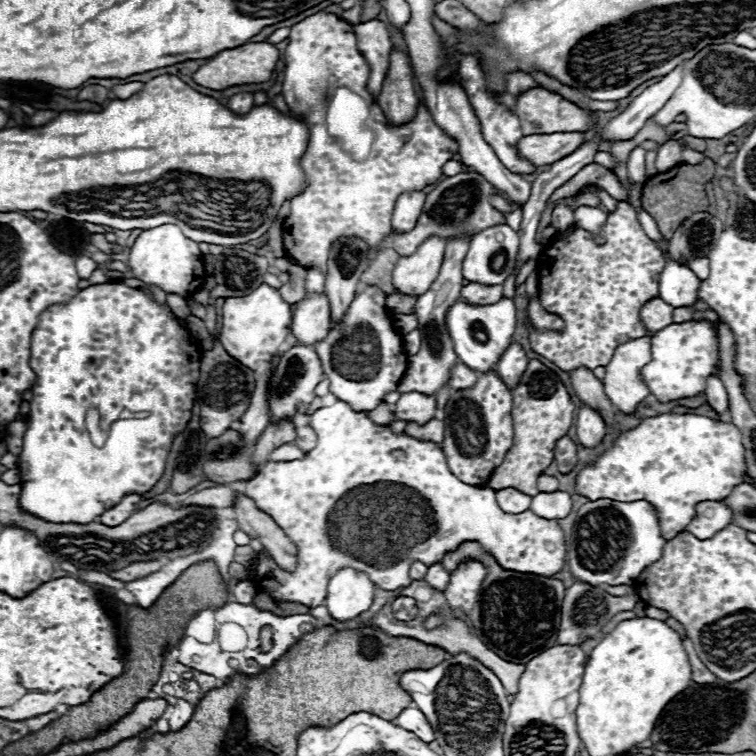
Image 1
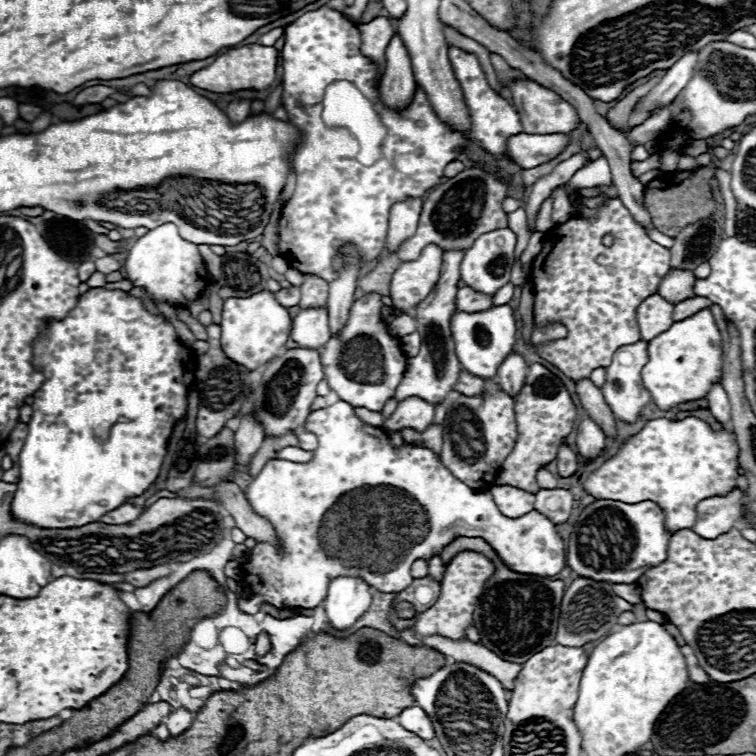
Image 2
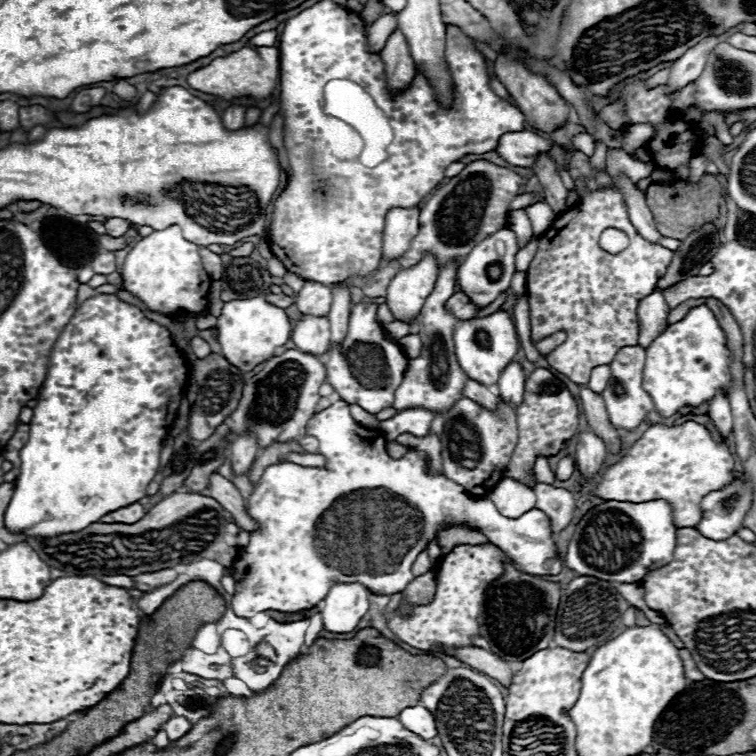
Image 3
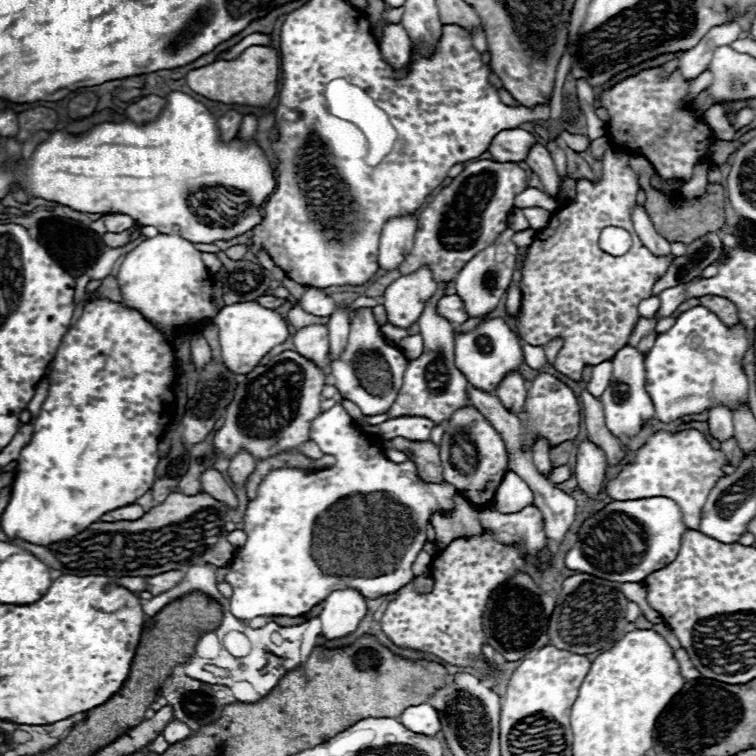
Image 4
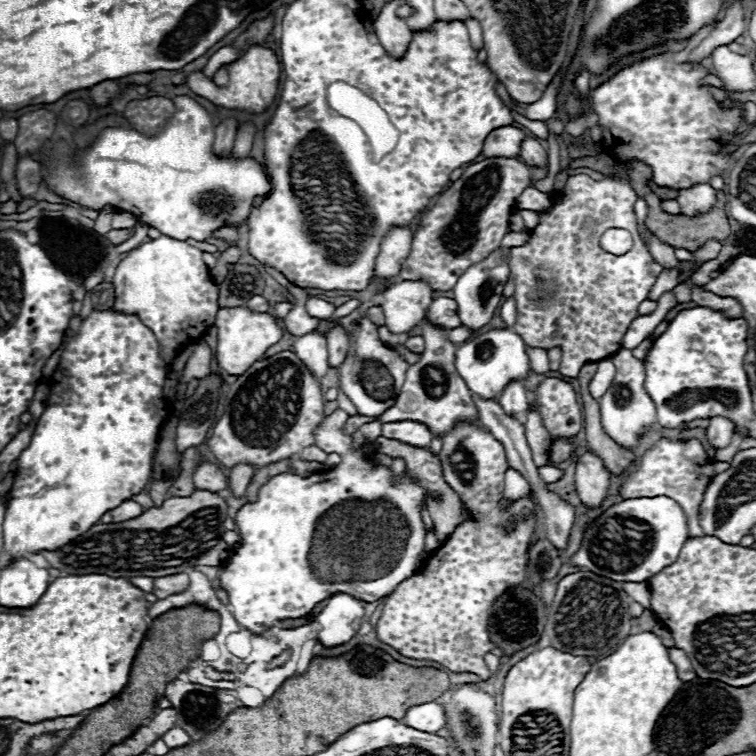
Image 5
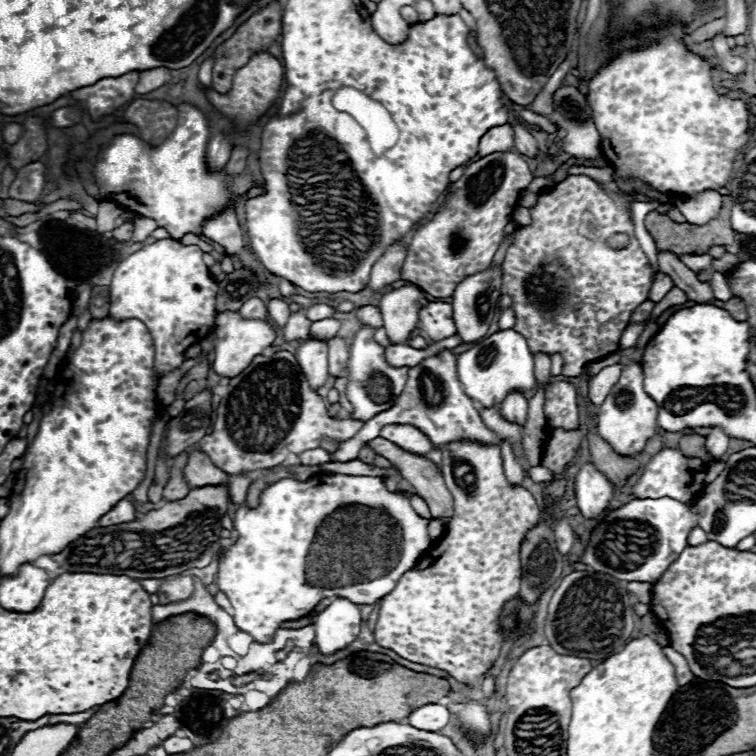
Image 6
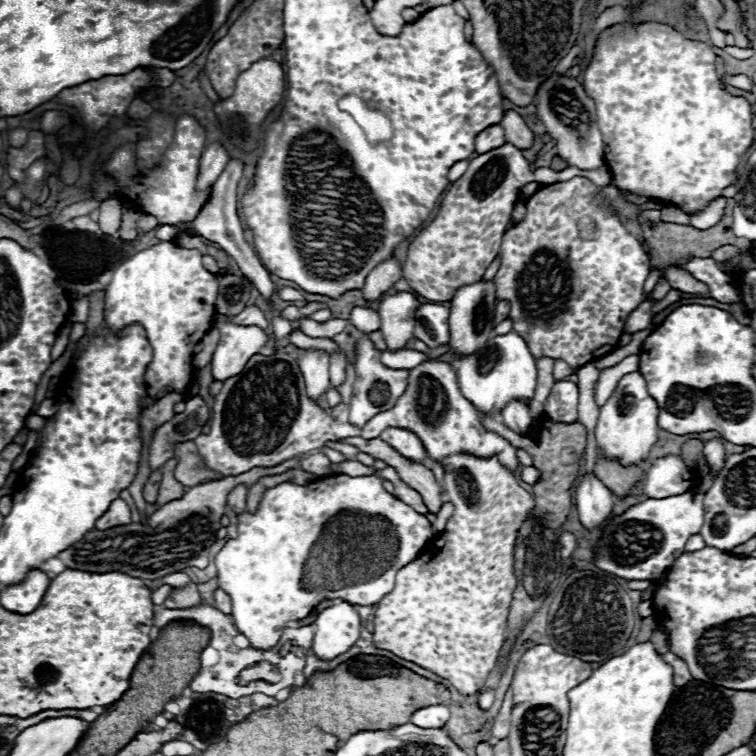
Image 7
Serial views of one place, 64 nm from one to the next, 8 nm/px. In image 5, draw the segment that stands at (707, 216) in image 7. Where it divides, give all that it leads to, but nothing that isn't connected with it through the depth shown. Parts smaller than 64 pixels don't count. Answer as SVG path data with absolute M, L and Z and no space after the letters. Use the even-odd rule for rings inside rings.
M696 184L692 188L678 192L678 204L684 214L698 214L702 210L710 210L714 206L714 188L710 184Z

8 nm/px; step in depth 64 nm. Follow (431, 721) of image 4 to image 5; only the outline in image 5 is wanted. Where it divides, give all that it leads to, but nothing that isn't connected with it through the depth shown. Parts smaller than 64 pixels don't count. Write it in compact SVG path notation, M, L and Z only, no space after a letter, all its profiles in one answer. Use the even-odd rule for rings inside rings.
M426 702L426 704L420 704L420 706L408 708L406 716L400 722L414 728L414 730L436 734L440 728L444 728L446 716L444 716L444 710L442 710L440 704Z

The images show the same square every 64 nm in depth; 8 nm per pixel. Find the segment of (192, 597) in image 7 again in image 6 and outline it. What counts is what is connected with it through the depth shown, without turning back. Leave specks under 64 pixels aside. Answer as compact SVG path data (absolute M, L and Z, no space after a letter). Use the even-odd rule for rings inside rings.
M174 576L174 578L166 578L160 584L158 596L160 602L174 602L178 598L188 598L194 592L194 584L190 576Z

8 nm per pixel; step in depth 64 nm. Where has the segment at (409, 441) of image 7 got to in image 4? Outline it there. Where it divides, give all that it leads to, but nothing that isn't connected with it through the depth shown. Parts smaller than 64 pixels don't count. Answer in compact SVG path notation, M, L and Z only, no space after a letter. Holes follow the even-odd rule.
M398 416L380 424L380 438L392 440L396 436L410 438L414 442L424 442L430 438L434 422L424 416Z

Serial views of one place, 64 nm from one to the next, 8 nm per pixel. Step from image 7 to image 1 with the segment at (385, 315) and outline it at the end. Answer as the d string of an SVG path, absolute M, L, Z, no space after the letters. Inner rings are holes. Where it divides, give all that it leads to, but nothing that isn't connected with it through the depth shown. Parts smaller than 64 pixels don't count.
M440 236L426 238L410 256L400 256L392 274L392 284L400 294L420 296L440 272L446 240Z

